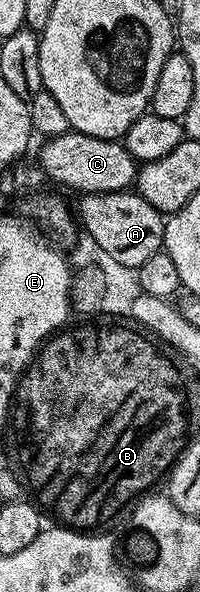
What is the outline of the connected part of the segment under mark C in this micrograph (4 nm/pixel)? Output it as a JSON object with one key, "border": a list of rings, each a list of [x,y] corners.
{"border":[[[68,130],[64,135],[59,135],[47,140],[40,151],[38,166],[49,180],[61,183],[64,187],[73,187],[76,193],[87,193],[97,195],[103,191],[123,191],[131,188],[136,182],[138,174],[137,160],[132,158],[131,153],[124,148],[123,142],[115,139],[95,139],[84,135],[81,131]]]}

